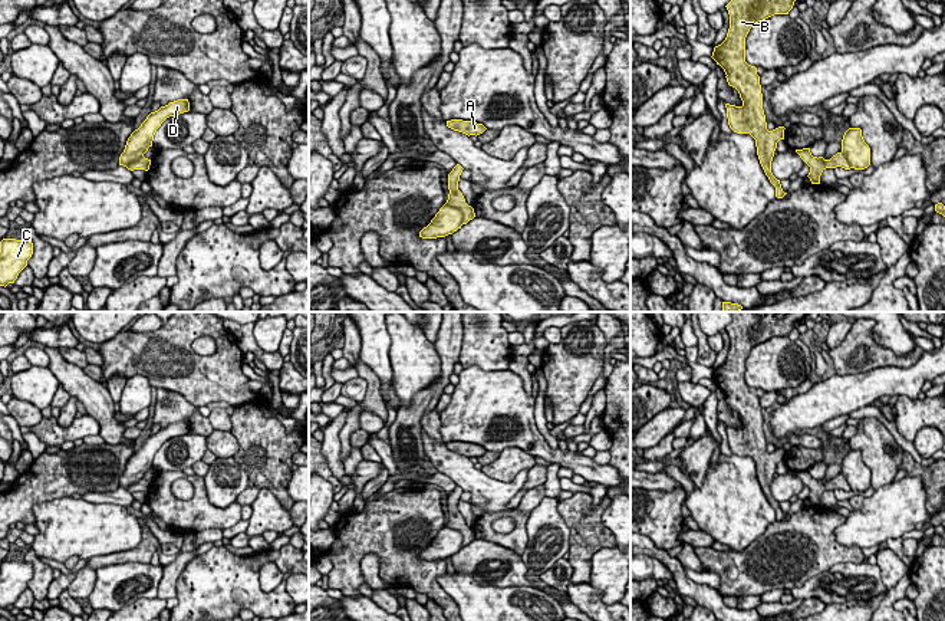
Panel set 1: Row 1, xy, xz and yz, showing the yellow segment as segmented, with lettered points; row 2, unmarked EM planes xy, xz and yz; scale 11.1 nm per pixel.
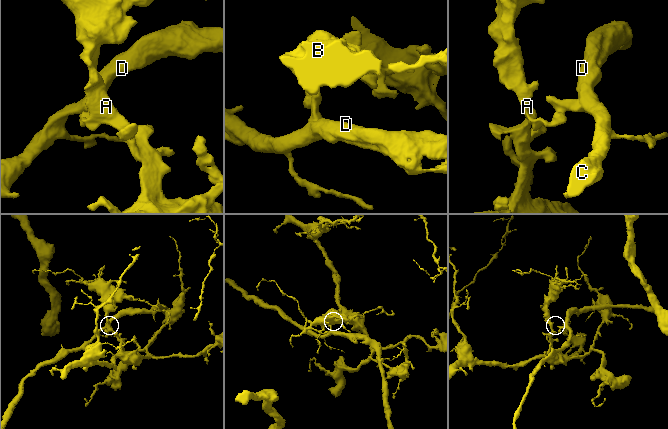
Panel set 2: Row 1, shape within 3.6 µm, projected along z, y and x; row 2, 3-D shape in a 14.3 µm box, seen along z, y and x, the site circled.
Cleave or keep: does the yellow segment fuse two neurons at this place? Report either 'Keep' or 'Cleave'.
Cleave

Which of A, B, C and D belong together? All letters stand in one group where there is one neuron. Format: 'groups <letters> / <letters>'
groups A B / C D

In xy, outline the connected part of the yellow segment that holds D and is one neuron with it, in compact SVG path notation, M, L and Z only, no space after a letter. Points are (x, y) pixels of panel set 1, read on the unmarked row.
M178 421L151 434L146 441L135 451L126 463L125 472L119 479L119 487L128 489L131 484L144 479L149 469L152 469L154 457L161 446L174 437L190 433L188 421Z

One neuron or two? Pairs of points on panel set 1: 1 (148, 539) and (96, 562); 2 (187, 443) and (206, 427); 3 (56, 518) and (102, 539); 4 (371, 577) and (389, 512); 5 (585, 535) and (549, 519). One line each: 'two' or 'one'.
1: one
2: two
3: one
4: two
5: two

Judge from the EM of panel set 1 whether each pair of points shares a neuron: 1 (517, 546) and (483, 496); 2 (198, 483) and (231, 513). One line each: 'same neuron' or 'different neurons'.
1: different neurons
2: same neuron

